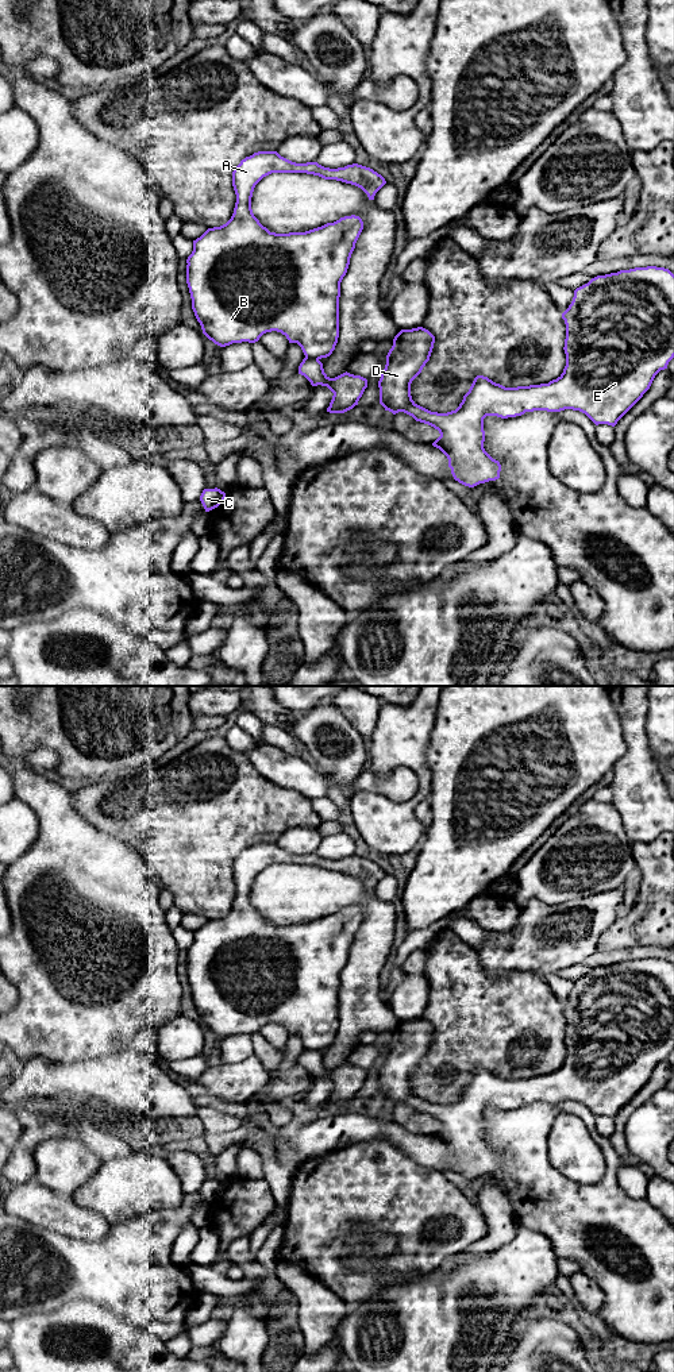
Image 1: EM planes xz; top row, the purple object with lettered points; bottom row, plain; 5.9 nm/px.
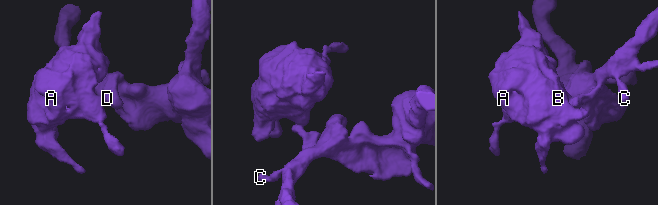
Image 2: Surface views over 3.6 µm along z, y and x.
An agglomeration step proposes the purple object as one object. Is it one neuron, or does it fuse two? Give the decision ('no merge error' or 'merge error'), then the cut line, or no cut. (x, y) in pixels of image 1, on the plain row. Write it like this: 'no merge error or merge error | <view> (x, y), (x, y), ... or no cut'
merge error | xz (305, 1048), (318, 1051)

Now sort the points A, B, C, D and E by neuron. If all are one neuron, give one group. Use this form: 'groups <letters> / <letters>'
groups A B / C D E

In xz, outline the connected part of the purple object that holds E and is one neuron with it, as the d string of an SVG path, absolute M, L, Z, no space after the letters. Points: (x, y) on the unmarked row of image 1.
M647 957L597 967L574 982L573 993L562 1005L562 1010L566 1015L563 1038L566 1057L556 1071L540 1076L505 1079L488 1068L477 1067L459 1098L447 1105L431 1103L417 1097L411 1087L411 1075L430 1052L435 1028L423 1018L401 1021L393 1030L393 1037L386 1047L385 1060L378 1072L380 1095L393 1106L404 1103L416 1113L438 1121L440 1128L432 1137L447 1148L451 1165L459 1175L474 1179L479 1175L496 1172L500 1169L501 1156L484 1140L484 1110L486 1107L508 1110L534 1102L561 1103L573 1101L585 1105L596 1117L615 1118L643 1088L655 1067L667 1060L669 1053L674 1049L674 966L665 959Z

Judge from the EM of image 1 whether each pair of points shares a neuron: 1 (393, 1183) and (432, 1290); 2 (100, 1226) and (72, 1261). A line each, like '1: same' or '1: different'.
1: different
2: different

